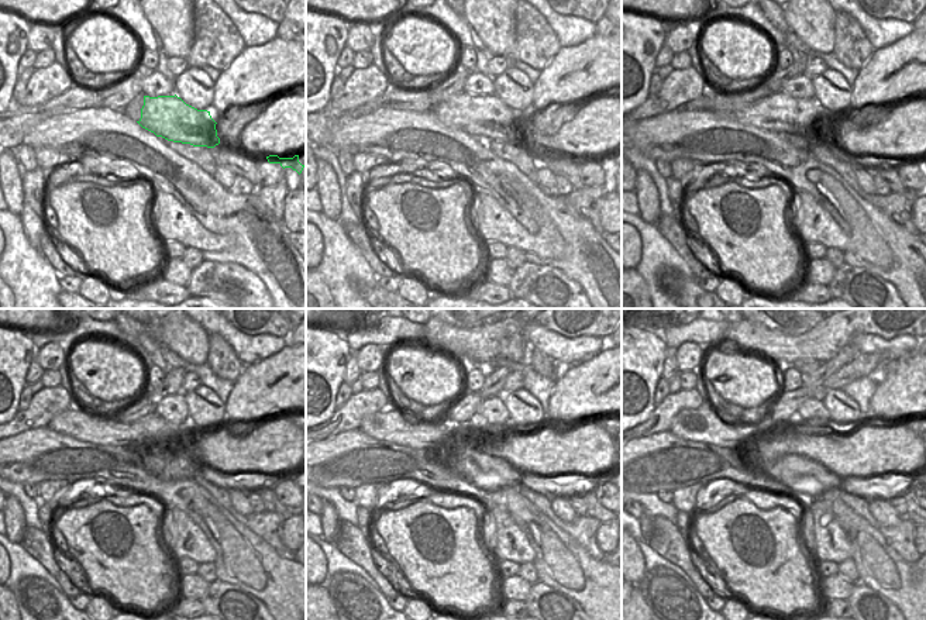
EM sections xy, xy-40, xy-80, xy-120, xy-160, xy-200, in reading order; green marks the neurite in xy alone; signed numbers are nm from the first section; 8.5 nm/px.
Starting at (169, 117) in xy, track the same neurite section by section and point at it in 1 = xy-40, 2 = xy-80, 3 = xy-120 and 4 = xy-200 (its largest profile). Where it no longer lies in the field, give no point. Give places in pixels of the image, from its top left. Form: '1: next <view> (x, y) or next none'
1: next xy-40 (485, 117)
2: next xy-80 (780, 113)
3: next xy-120 (151, 431)
4: next xy-200 (689, 424)

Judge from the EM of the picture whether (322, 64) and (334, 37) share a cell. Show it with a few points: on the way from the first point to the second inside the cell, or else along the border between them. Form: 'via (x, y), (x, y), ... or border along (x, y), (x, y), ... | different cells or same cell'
via (322, 57), (322, 50), (327, 44) | same cell

